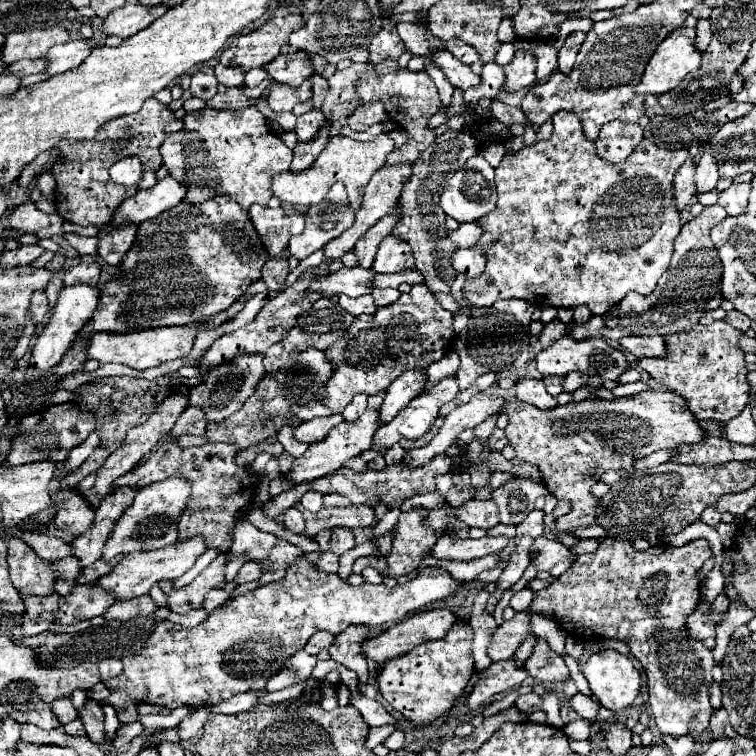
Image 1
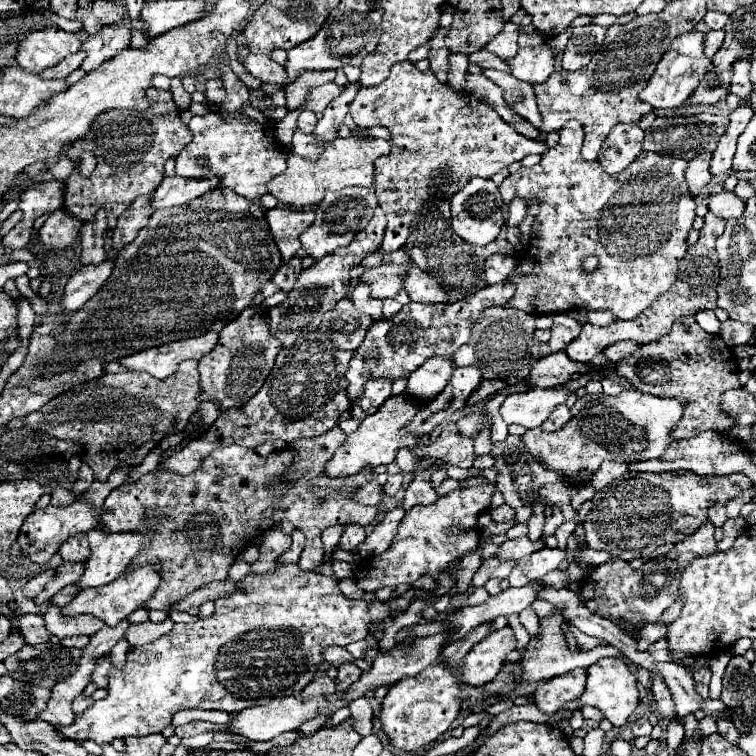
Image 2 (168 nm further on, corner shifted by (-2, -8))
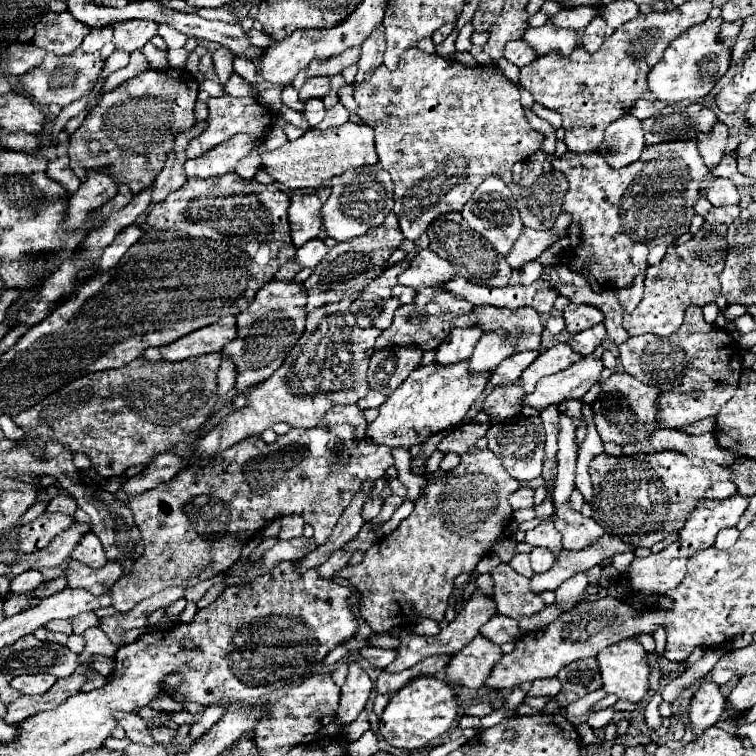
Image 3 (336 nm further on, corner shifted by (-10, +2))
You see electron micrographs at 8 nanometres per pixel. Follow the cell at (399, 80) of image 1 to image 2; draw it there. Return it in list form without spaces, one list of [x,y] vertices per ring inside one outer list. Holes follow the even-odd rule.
[[[410,61],[396,63],[392,67],[388,79],[384,79],[380,85],[374,85],[374,87],[360,85],[354,101],[350,103],[350,115],[358,127],[382,125],[392,133],[390,155],[380,157],[374,163],[376,165],[376,175],[374,175],[376,197],[388,219],[382,245],[378,247],[376,253],[390,253],[390,251],[400,249],[406,243],[406,239],[410,235],[410,223],[412,223],[414,215],[420,211],[426,197],[430,195],[430,185],[442,185],[440,177],[432,179],[434,173],[438,173],[438,171],[452,173],[454,181],[440,187],[440,195],[452,197],[460,187],[466,185],[466,181],[470,177],[492,177],[494,173],[512,165],[514,161],[522,161],[530,153],[542,155],[548,149],[546,141],[528,139],[528,137],[520,135],[518,131],[514,131],[508,123],[504,123],[498,117],[498,113],[488,103],[472,99],[468,93],[466,95],[454,93],[450,89],[450,85],[438,83],[438,79],[432,75],[432,71],[418,71],[414,67],[414,63],[410,63]]]

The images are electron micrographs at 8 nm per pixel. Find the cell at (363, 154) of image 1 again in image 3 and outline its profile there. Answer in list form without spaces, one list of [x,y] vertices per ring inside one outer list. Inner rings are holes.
[[[346,121],[340,127],[330,127],[326,131],[308,129],[296,141],[288,141],[274,151],[264,151],[260,157],[262,169],[270,177],[274,177],[274,181],[284,183],[288,189],[316,189],[322,181],[342,175],[348,169],[378,163],[378,155],[374,149],[374,129],[352,121]]]

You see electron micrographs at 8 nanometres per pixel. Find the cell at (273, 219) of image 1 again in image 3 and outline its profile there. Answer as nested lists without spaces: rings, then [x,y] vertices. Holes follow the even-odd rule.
[[[318,189],[316,193],[292,195],[292,205],[288,209],[290,215],[290,233],[296,247],[302,247],[306,241],[320,235],[322,229],[322,205],[326,203],[330,191]]]

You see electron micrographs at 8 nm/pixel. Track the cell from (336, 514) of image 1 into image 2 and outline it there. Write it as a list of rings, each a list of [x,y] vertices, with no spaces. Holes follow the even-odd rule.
[[[334,427],[318,437],[294,441],[294,447],[274,451],[268,459],[262,459],[254,449],[228,445],[212,451],[190,475],[174,475],[172,471],[154,469],[138,481],[124,483],[114,489],[102,507],[102,523],[108,531],[144,531],[146,527],[140,519],[146,511],[156,511],[160,517],[160,523],[154,527],[156,537],[150,547],[144,549],[130,565],[140,567],[144,563],[162,563],[162,583],[156,595],[146,603],[146,609],[170,613],[176,603],[196,589],[212,581],[224,581],[230,565],[236,561],[234,557],[240,555],[254,539],[262,537],[266,529],[284,519],[292,521],[296,529],[304,531],[308,537],[297,563],[302,571],[314,571],[322,563],[324,549],[320,535],[326,527],[350,523],[358,523],[362,527],[372,525],[376,509],[348,501],[348,495],[354,489],[372,479],[372,471],[366,469],[348,479],[328,479],[324,475],[324,465],[342,445],[342,439],[342,431]],[[308,485],[334,487],[340,489],[340,493],[324,499],[324,507],[318,507],[318,499],[308,493]]]

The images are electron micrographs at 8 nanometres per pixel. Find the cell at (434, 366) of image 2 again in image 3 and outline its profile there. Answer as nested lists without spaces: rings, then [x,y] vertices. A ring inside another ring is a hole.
[[[480,325],[450,329],[448,337],[436,349],[436,359],[434,361],[440,363],[440,365],[454,365],[458,361],[470,359],[470,353],[474,351],[482,333],[484,333],[484,329]]]

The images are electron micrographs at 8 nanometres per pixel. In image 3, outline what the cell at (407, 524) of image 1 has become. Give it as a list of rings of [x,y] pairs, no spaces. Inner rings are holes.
[[[476,445],[460,457],[460,465],[454,467],[448,477],[442,477],[440,481],[428,481],[410,517],[406,517],[394,533],[376,541],[364,553],[360,565],[346,565],[340,571],[340,577],[348,579],[360,595],[360,619],[364,619],[374,633],[412,624],[411,621],[415,622],[420,617],[430,617],[440,623],[448,607],[452,581],[460,573],[472,573],[480,559],[492,551],[496,539],[510,525],[512,507],[508,497],[518,487],[520,481],[508,475],[508,471],[502,467],[502,461],[498,461],[490,449],[478,449]]]

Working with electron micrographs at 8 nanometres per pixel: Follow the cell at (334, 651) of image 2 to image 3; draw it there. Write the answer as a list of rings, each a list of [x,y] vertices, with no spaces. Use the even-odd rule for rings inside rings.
[[[366,647],[360,651],[360,657],[368,659],[374,667],[378,669],[386,669],[386,665],[390,665],[396,657],[396,651],[390,649],[374,649],[374,647]]]

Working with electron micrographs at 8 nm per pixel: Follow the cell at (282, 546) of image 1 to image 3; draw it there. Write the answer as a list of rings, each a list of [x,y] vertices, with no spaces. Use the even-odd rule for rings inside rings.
[[[286,515],[286,517],[282,517],[282,529],[278,533],[278,539],[302,537],[302,529],[304,529],[302,517],[298,517],[298,515]]]

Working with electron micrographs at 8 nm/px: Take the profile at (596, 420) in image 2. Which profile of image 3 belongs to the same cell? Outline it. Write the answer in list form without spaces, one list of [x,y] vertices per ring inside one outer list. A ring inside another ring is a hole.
[[[614,373],[604,383],[600,383],[600,387],[602,387],[600,397],[594,401],[592,409],[594,409],[598,433],[602,435],[604,443],[612,441],[618,445],[626,445],[626,443],[634,443],[634,441],[644,441],[656,429],[656,425],[658,425],[656,399],[660,395],[658,389],[640,383],[636,377],[632,377],[628,373]]]

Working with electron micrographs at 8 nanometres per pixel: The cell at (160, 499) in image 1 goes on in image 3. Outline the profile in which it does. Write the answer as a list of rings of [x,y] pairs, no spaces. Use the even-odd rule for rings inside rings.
[[[108,561],[102,569],[90,569],[86,565],[68,565],[64,573],[68,587],[80,587],[92,595],[102,595],[112,589],[112,585],[122,577],[122,565]]]

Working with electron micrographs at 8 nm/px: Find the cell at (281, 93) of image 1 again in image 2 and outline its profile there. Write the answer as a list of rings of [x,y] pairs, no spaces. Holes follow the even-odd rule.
[[[306,71],[306,73],[302,73],[294,83],[284,87],[284,91],[286,91],[286,107],[290,111],[298,109],[308,99],[308,93],[314,87],[320,87],[324,83],[334,81],[334,75],[336,75],[334,71]]]

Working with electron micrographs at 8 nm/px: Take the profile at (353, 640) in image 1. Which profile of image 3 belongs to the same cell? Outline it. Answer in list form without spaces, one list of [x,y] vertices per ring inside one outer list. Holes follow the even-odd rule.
[[[350,663],[350,671],[346,683],[340,687],[340,705],[330,725],[326,725],[320,733],[324,737],[338,737],[342,727],[350,725],[364,709],[372,691],[372,681],[368,679],[366,671],[358,663]]]

